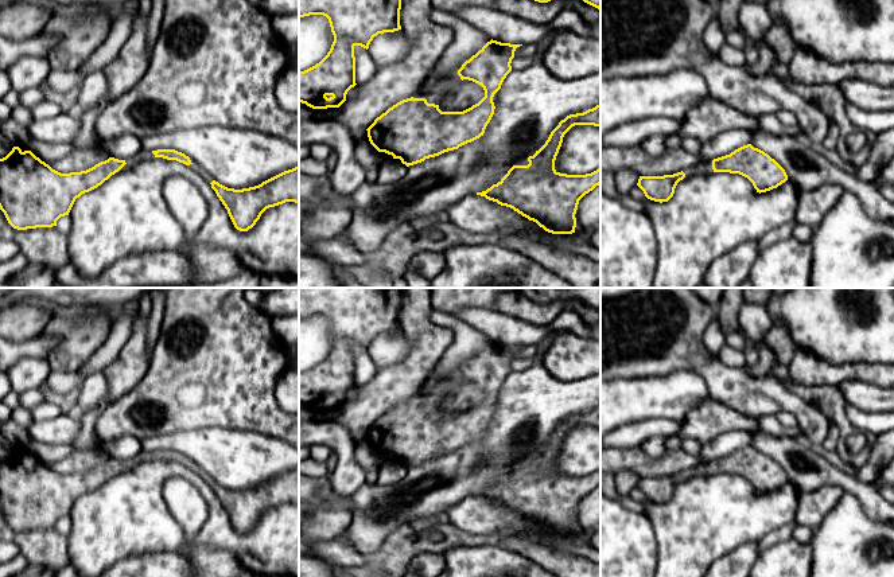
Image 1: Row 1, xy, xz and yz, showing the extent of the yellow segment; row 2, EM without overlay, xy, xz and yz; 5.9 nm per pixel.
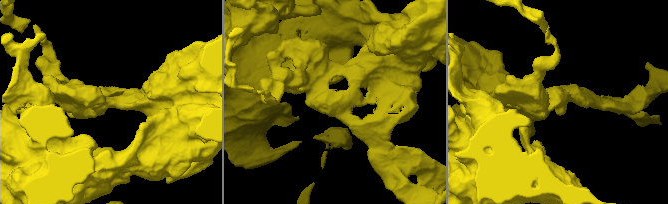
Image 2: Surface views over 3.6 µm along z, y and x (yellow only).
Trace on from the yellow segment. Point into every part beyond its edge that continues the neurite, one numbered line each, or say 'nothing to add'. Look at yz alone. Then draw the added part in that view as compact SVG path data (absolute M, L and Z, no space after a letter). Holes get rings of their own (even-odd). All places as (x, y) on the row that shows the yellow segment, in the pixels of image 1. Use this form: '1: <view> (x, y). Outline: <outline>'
1: yz (706, 168). Outline: M706 160L703 164L684 169L683 172L685 174L685 178L693 176L693 175L712 175L712 174L715 174L712 169L712 160Z

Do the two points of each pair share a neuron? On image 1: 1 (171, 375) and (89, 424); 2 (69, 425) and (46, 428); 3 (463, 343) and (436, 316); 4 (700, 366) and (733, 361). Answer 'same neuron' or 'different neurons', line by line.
1: different neurons
2: same neuron
3: same neuron
4: different neurons

